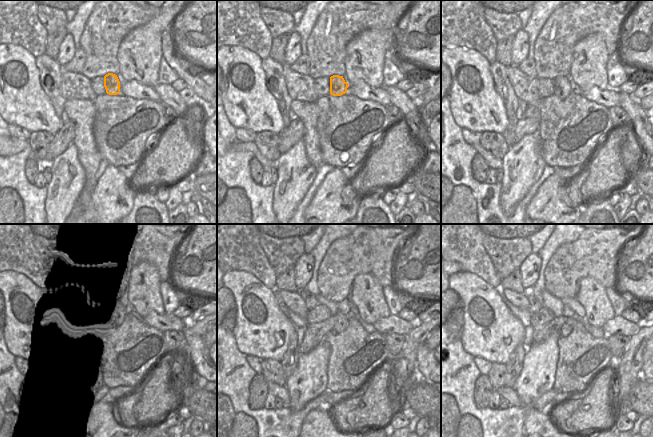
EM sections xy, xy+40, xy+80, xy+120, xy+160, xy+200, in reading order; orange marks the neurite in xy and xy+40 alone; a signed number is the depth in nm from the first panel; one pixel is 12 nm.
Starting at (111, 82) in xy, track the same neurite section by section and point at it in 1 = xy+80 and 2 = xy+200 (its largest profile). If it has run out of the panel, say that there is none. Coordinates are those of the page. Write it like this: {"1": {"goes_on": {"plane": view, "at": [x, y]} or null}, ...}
{"1": {"goes_on": {"plane": "xy+80", "at": [562, 87]}}, "2": {"goes_on": {"plane": "xy+200", "at": [566, 329]}}}

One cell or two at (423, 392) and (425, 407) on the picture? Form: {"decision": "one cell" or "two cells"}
{"decision": "one cell"}

